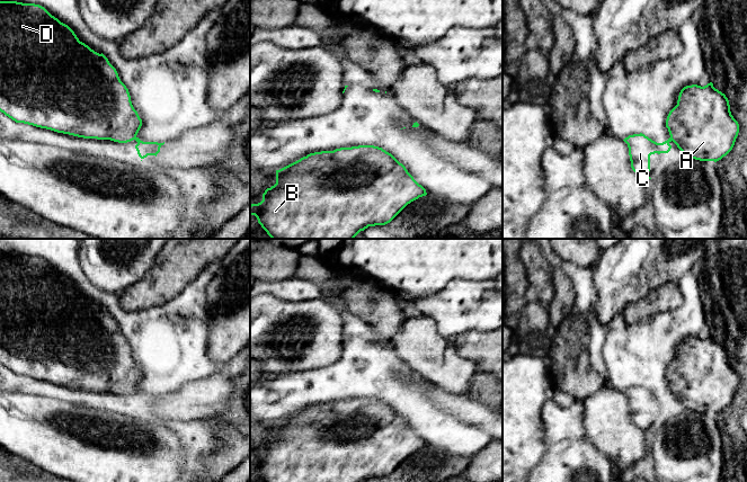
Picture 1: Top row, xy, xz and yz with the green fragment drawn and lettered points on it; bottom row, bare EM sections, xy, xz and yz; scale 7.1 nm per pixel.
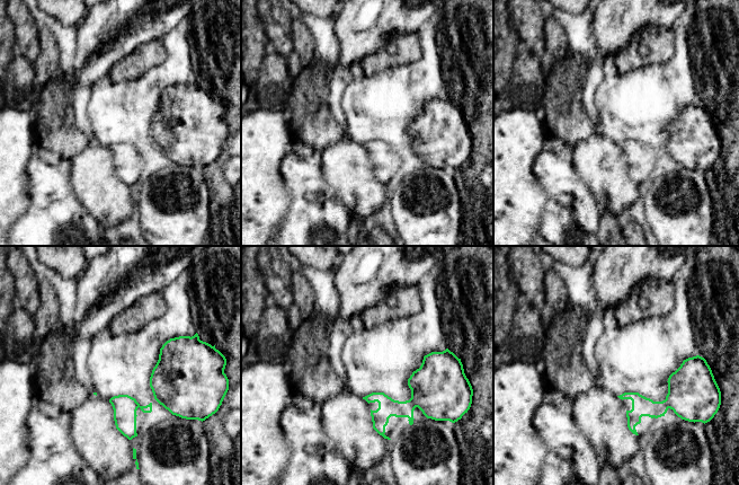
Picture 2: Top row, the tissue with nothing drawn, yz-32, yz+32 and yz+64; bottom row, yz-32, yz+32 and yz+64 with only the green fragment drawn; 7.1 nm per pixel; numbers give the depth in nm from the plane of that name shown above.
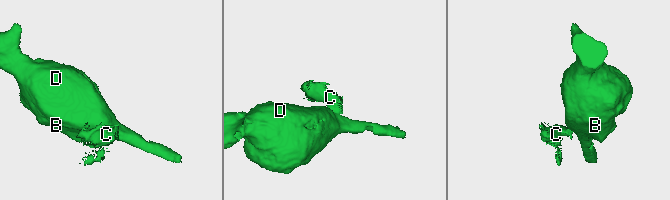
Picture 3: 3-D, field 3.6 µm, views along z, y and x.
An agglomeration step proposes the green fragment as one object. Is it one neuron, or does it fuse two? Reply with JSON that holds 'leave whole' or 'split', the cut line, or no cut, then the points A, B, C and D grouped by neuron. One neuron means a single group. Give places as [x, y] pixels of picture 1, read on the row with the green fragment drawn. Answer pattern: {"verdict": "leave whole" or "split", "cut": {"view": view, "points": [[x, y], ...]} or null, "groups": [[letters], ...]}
{"verdict": "split", "cut": {"view": "yz", "points": [[670, 136], [673, 140]]}, "groups": [["A", "B", "D"], ["C"]]}

